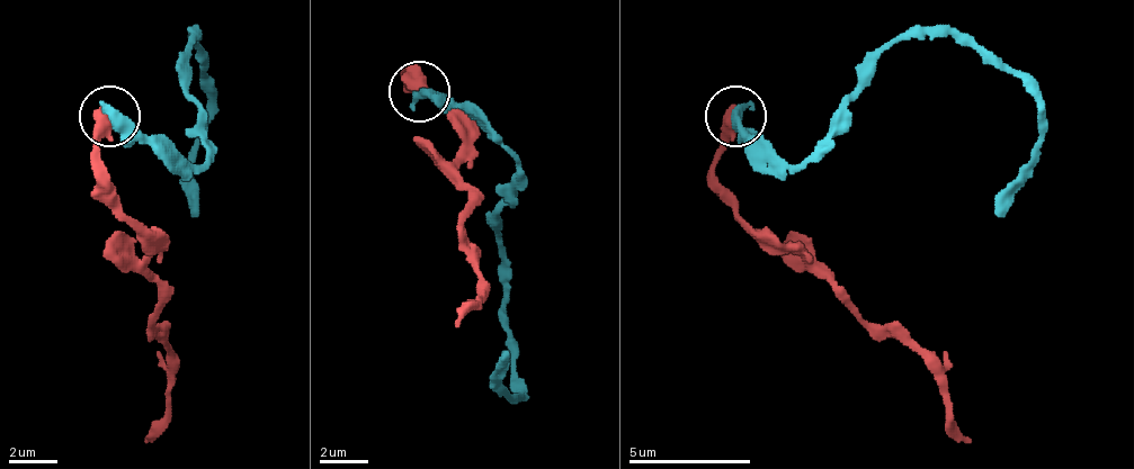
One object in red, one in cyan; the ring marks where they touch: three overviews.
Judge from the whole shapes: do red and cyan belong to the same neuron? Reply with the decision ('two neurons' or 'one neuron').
two neurons

